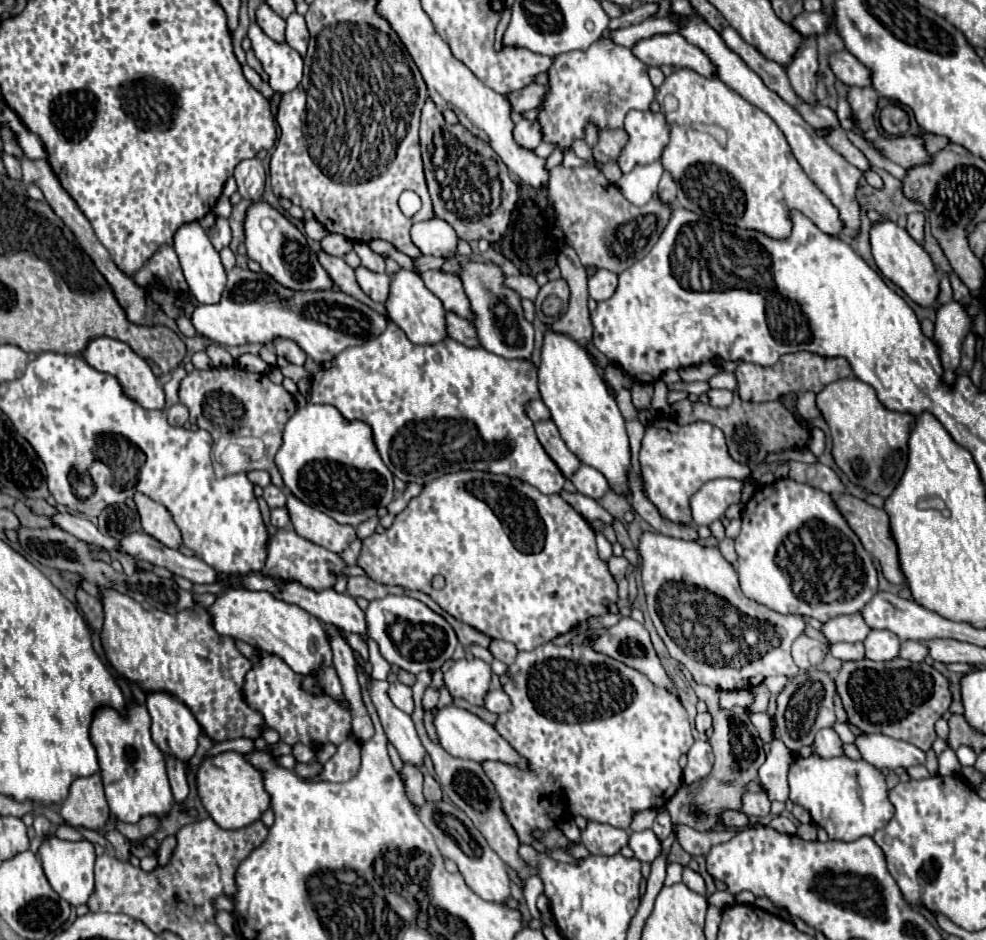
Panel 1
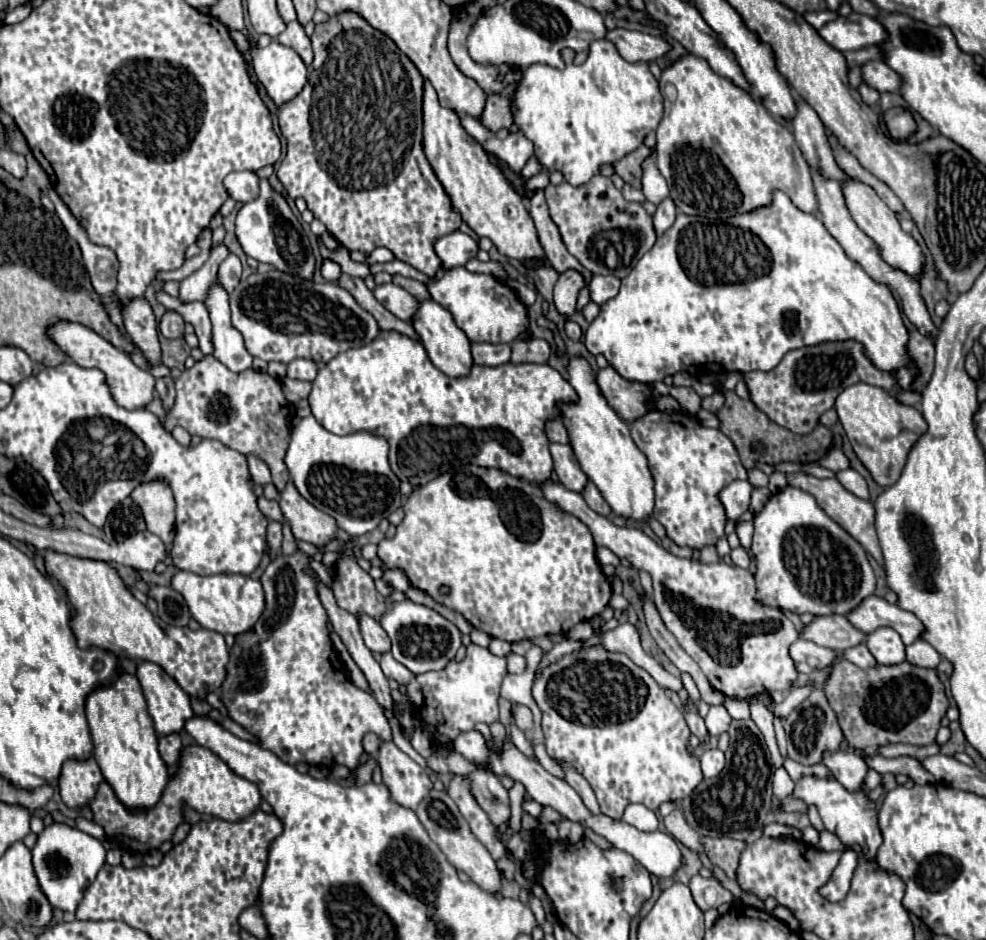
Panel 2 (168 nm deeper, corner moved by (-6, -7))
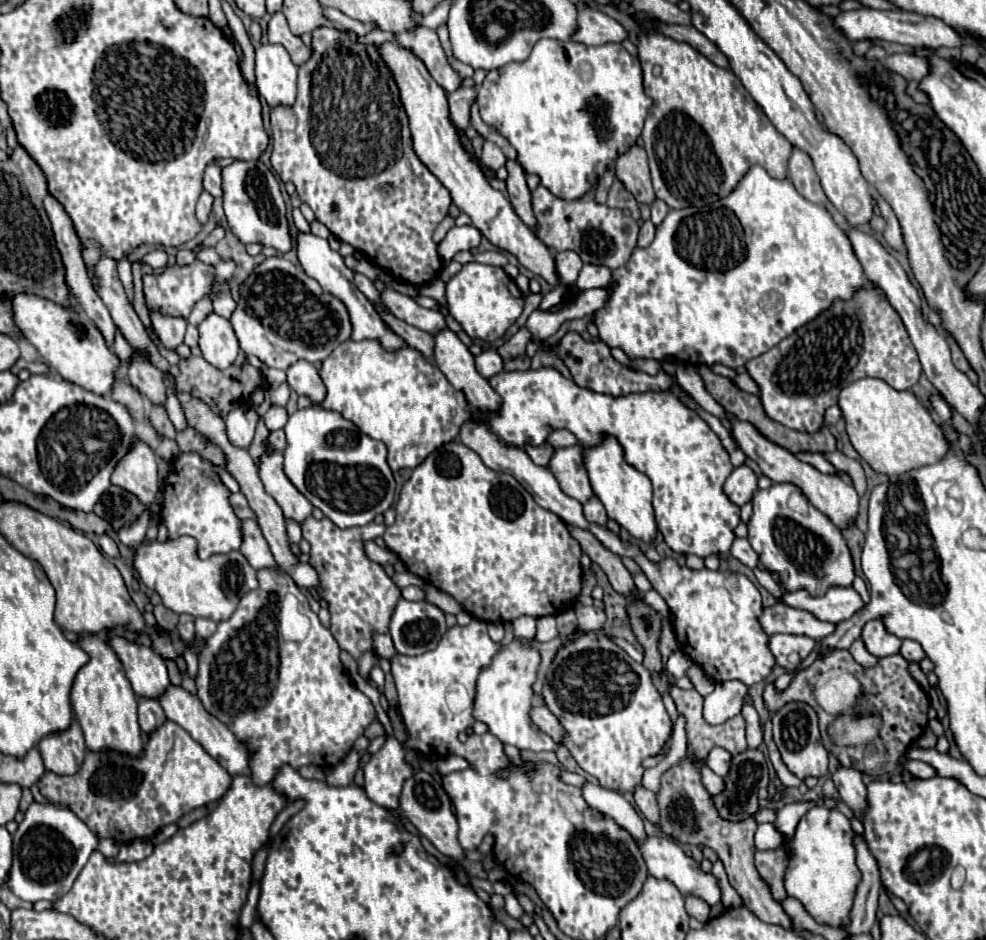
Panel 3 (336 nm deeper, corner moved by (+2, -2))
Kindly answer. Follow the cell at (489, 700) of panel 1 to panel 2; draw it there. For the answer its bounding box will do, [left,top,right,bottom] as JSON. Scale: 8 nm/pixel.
[513,704,533,732]

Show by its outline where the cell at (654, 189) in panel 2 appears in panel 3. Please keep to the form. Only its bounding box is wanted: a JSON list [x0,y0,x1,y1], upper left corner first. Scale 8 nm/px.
[651,199,669,225]

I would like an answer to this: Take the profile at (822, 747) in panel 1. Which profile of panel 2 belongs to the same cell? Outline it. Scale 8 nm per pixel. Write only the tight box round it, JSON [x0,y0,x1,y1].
[823,750,869,792]

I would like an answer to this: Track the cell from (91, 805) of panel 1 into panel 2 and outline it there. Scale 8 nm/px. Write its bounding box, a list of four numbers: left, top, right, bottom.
[59,756,103,808]

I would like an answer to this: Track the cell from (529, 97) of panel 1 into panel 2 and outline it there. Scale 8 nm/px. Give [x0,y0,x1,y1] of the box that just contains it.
[479,94,513,132]

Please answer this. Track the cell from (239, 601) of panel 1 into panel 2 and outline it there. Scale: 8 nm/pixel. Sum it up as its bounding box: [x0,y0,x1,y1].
[171,570,263,634]

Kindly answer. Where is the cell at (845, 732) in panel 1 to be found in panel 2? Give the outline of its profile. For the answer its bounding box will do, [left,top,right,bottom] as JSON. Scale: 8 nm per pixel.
[865,756,935,784]

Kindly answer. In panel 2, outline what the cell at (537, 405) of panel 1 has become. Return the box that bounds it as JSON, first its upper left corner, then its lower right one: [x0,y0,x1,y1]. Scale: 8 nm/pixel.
[545,420,569,444]

